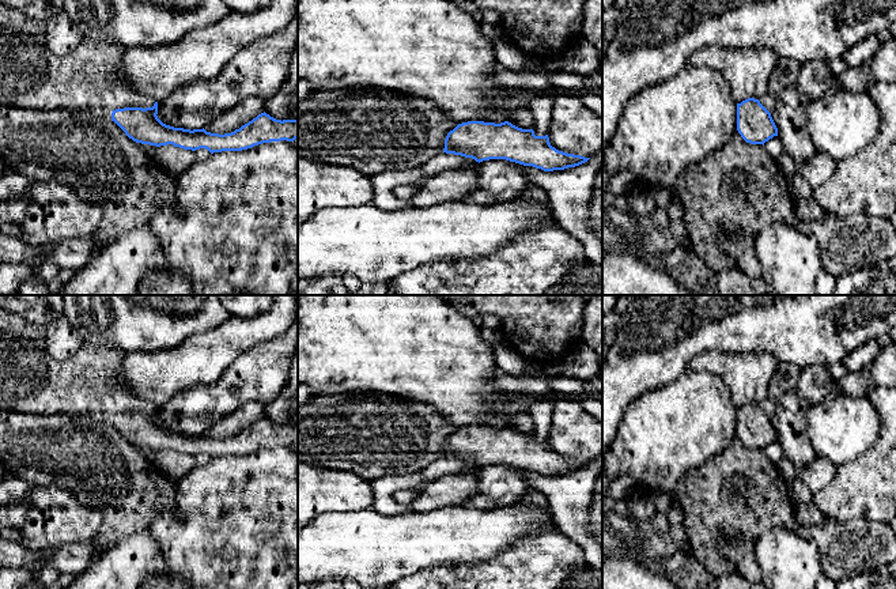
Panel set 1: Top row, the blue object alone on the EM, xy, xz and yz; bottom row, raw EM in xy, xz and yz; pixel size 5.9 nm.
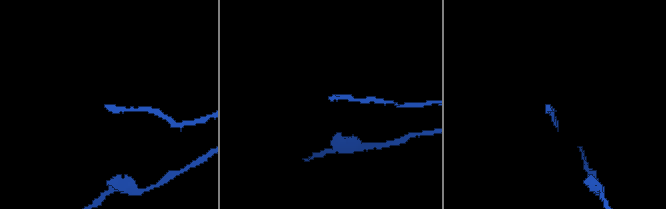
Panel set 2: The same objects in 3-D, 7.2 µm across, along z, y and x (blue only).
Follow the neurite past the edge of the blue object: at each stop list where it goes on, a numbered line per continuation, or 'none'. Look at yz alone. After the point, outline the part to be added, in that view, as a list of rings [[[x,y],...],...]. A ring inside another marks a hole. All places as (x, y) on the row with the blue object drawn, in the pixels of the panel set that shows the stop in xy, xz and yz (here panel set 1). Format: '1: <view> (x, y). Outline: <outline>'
1: yz (786, 71). Outline: [[[779,57],[771,75],[768,91],[759,101],[772,114],[779,95],[790,86],[795,84],[801,64],[786,57]]]

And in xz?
none

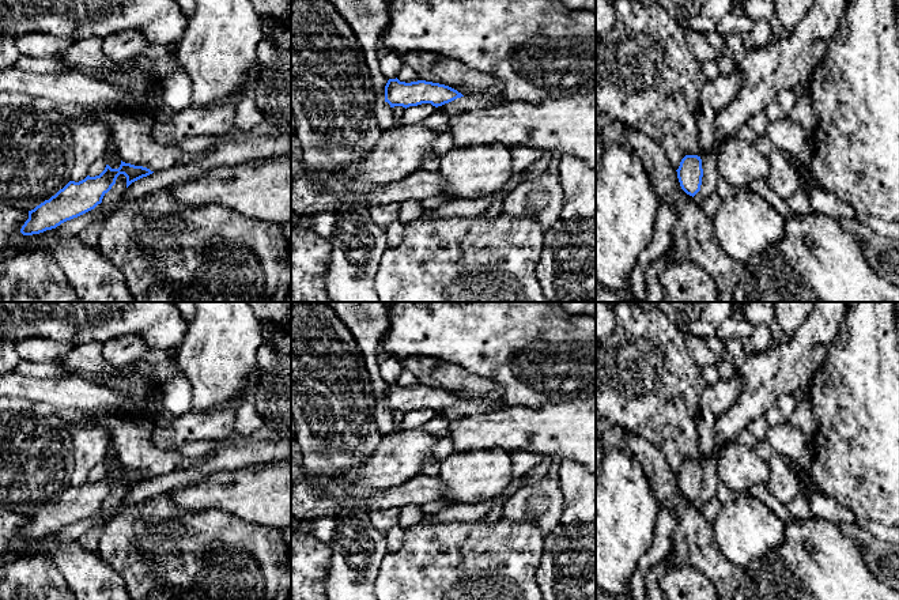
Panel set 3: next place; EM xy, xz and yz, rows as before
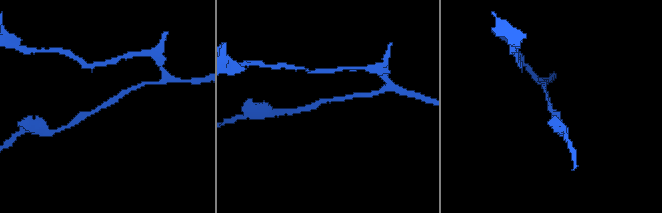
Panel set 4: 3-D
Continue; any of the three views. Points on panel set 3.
none

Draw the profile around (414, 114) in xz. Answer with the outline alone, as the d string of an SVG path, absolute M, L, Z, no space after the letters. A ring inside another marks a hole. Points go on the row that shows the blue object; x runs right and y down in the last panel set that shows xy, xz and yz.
M422 103L418 106L409 106L405 109L403 117L398 120L397 125L415 125L420 122L427 122L430 116L437 112L437 107L431 103Z

